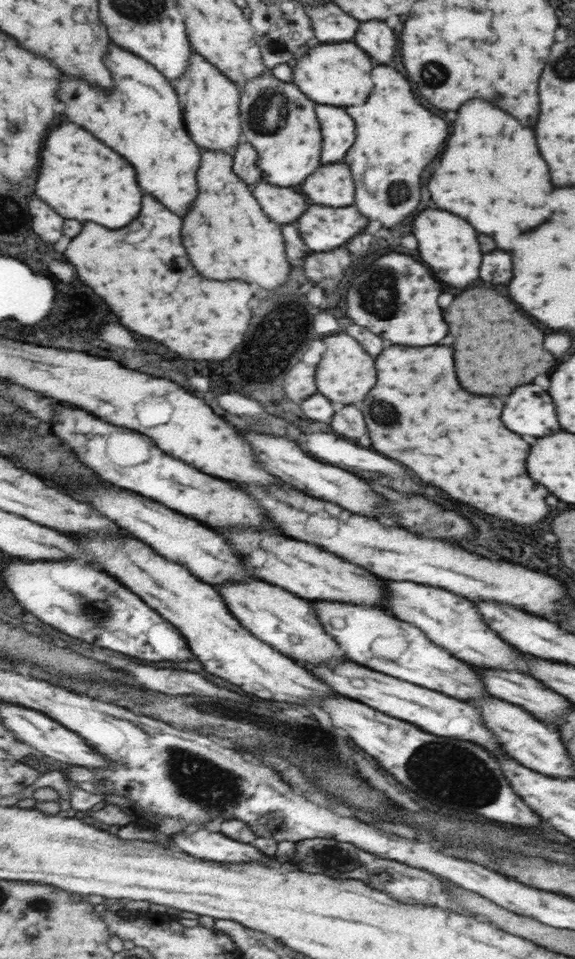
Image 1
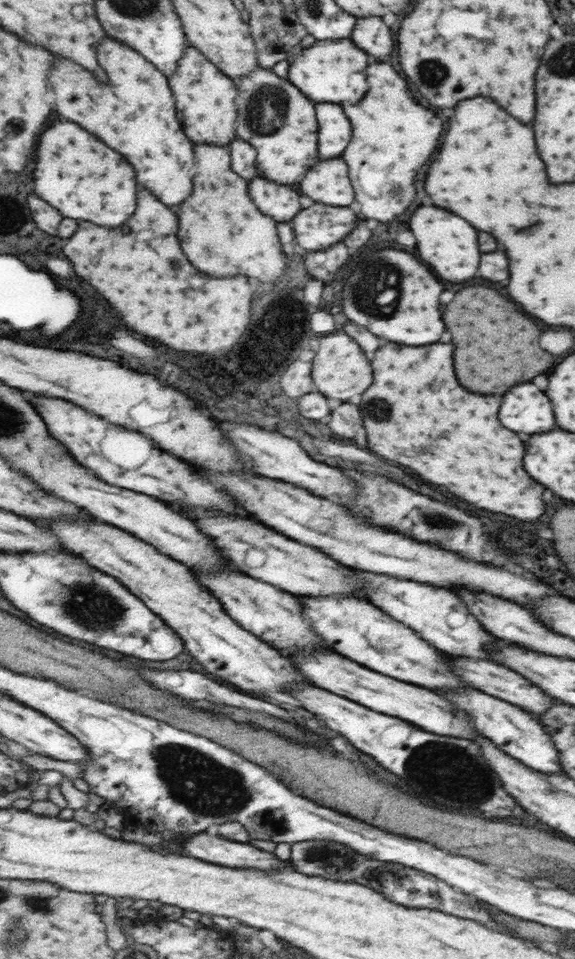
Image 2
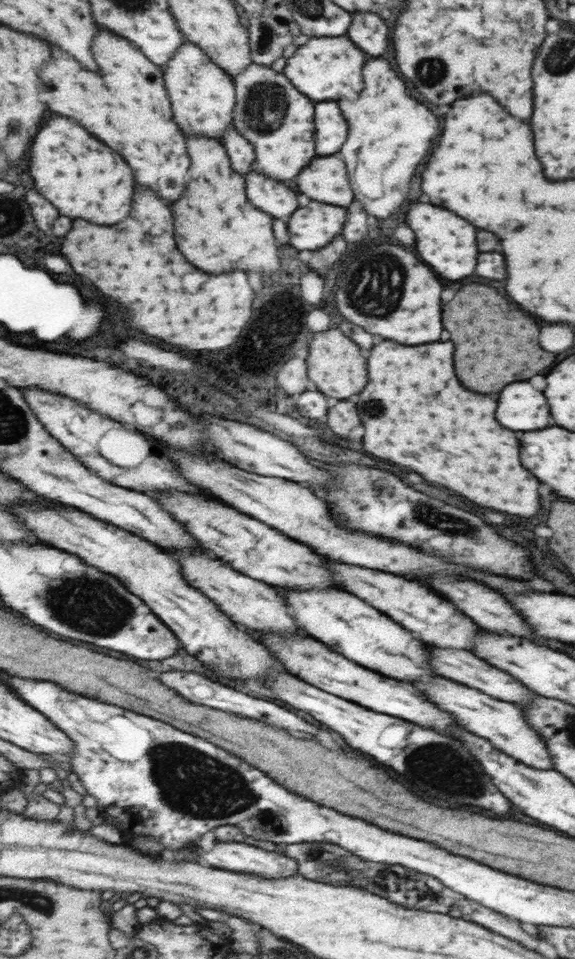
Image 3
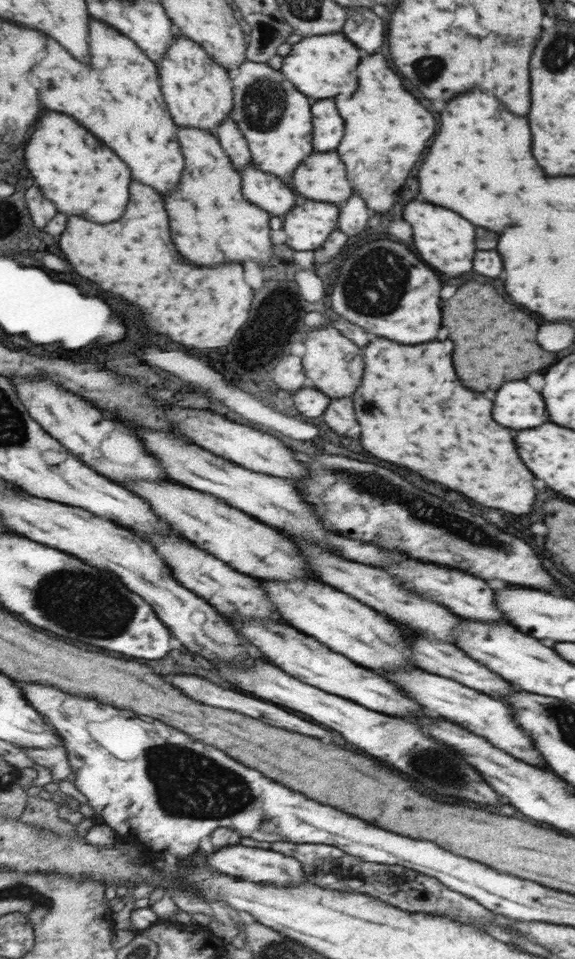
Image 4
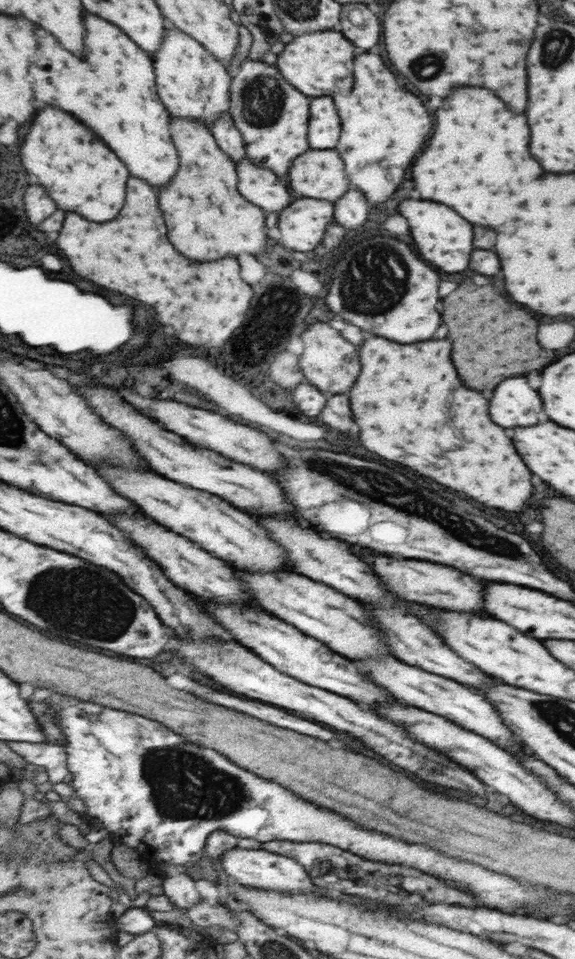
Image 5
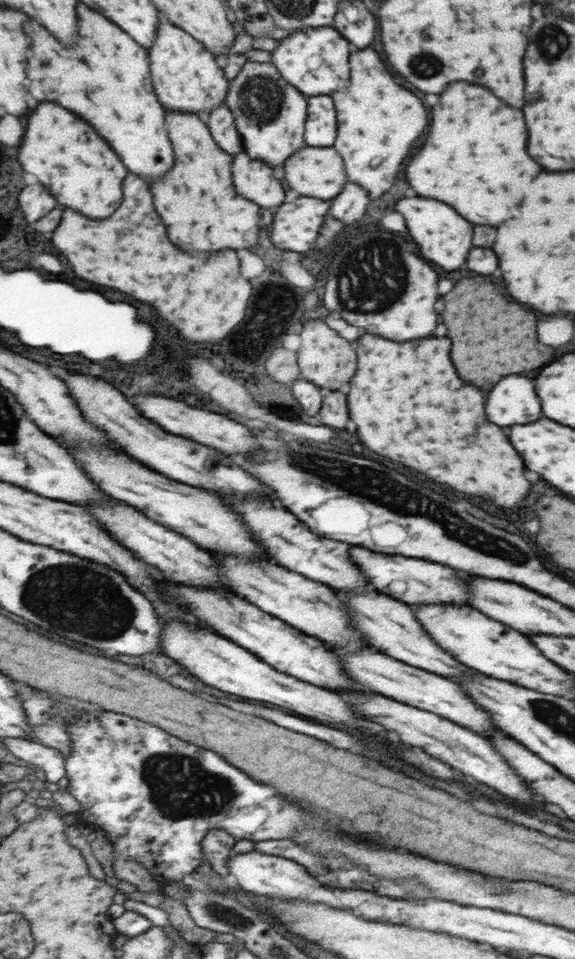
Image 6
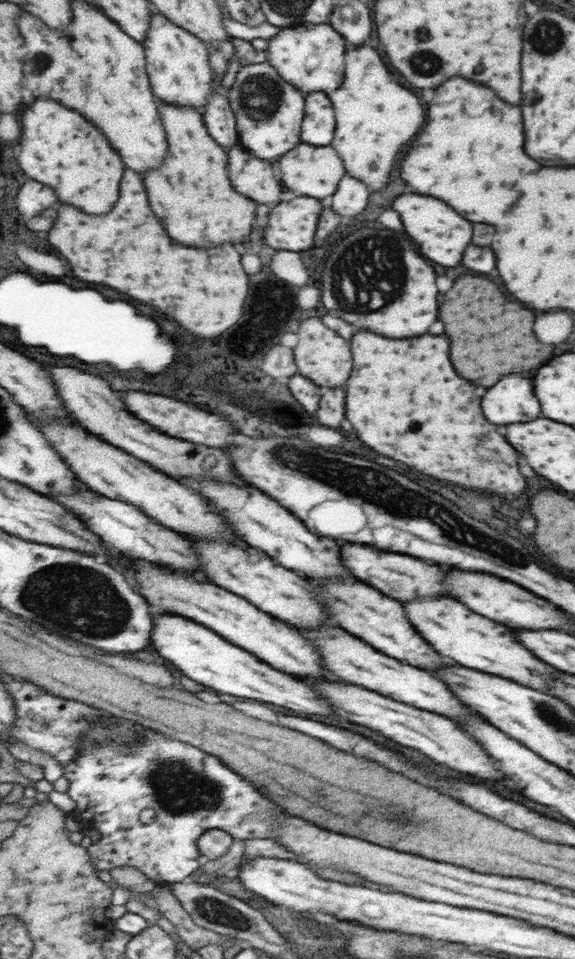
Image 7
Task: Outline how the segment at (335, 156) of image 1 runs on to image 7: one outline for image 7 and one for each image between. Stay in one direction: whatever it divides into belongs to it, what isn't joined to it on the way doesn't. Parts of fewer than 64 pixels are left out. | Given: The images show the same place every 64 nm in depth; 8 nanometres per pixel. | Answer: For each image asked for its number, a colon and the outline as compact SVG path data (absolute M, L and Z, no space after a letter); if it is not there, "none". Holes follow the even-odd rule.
2: M333 104L333 114L319 114L319 152L323 160L341 156L351 138L351 120L339 104Z
3: M323 102L317 106L315 124L319 128L319 154L337 154L349 136L349 124L341 114L337 102Z
4: M321 100L315 112L315 150L331 152L337 150L345 136L345 120L341 118L335 100Z
5: M331 96L311 102L311 148L335 148L341 136L341 118Z
6: M313 96L307 120L307 146L333 146L337 138L337 110L331 96Z
7: M307 94L307 118L303 122L303 144L329 146L335 138L335 110L327 94Z

